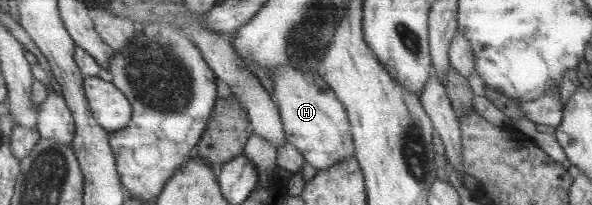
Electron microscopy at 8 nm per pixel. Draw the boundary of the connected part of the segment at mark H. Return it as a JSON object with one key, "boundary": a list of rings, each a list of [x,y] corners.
{"boundary":[[[277,66],[270,72],[270,76],[286,141],[301,152],[305,163],[320,172],[334,167],[344,159],[355,157],[355,144],[345,105],[316,71],[302,72],[291,66]]]}

